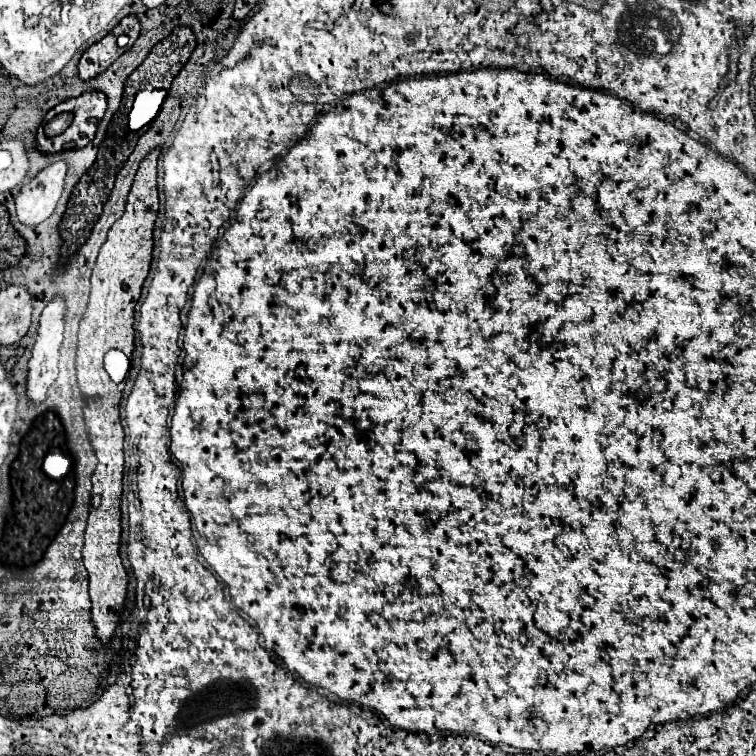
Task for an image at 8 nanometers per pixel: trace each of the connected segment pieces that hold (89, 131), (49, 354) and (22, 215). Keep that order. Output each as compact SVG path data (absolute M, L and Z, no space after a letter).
M96 90L96 92L86 92L78 98L68 98L58 106L54 106L46 116L48 120L60 112L74 112L74 120L60 136L38 138L38 150L46 154L54 154L60 150L86 146L98 130L98 124L106 112L106 104L108 104L106 94Z
M62 294L54 296L42 316L38 328L38 340L32 350L32 358L28 362L28 398L32 402L42 402L46 398L46 390L58 376L58 356L60 346L64 342L64 314L66 314L66 298Z
M58 160L38 172L16 196L16 214L24 224L40 224L46 220L64 190L64 178L68 172L68 164Z

